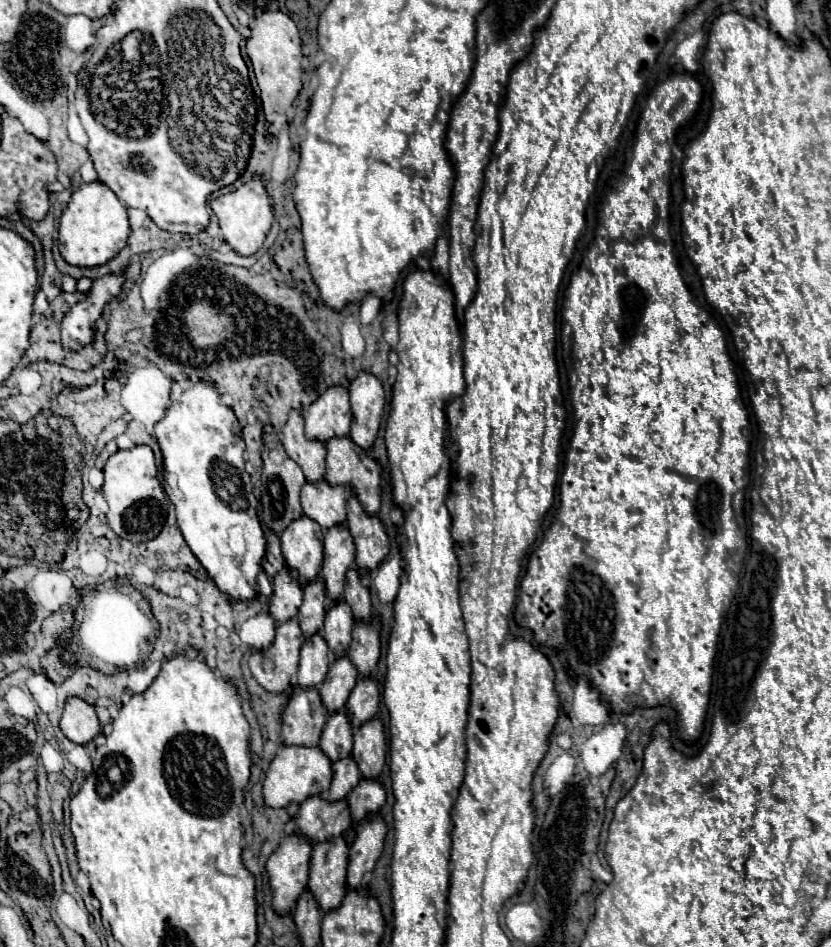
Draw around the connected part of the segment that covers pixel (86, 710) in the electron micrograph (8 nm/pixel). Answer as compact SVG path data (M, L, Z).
M69 698L65 702L59 728L75 744L87 744L101 732L95 708L81 698Z

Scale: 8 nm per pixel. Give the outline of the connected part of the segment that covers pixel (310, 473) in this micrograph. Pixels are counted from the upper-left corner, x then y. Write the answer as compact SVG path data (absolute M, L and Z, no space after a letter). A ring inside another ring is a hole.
M291 412L283 428L283 448L291 460L299 464L309 484L323 480L325 476L325 446L321 442L311 442L303 434L301 412Z

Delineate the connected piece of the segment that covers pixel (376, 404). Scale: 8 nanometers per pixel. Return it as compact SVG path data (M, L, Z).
M361 372L349 386L349 400L353 412L351 440L365 452L371 450L385 406L385 392L381 382L367 372Z

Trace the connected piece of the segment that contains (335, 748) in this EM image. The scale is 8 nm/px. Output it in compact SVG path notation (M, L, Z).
M345 710L327 718L327 724L325 724L321 740L319 740L319 748L331 762L337 762L351 754L353 728L351 728L351 722L349 722L349 716Z

